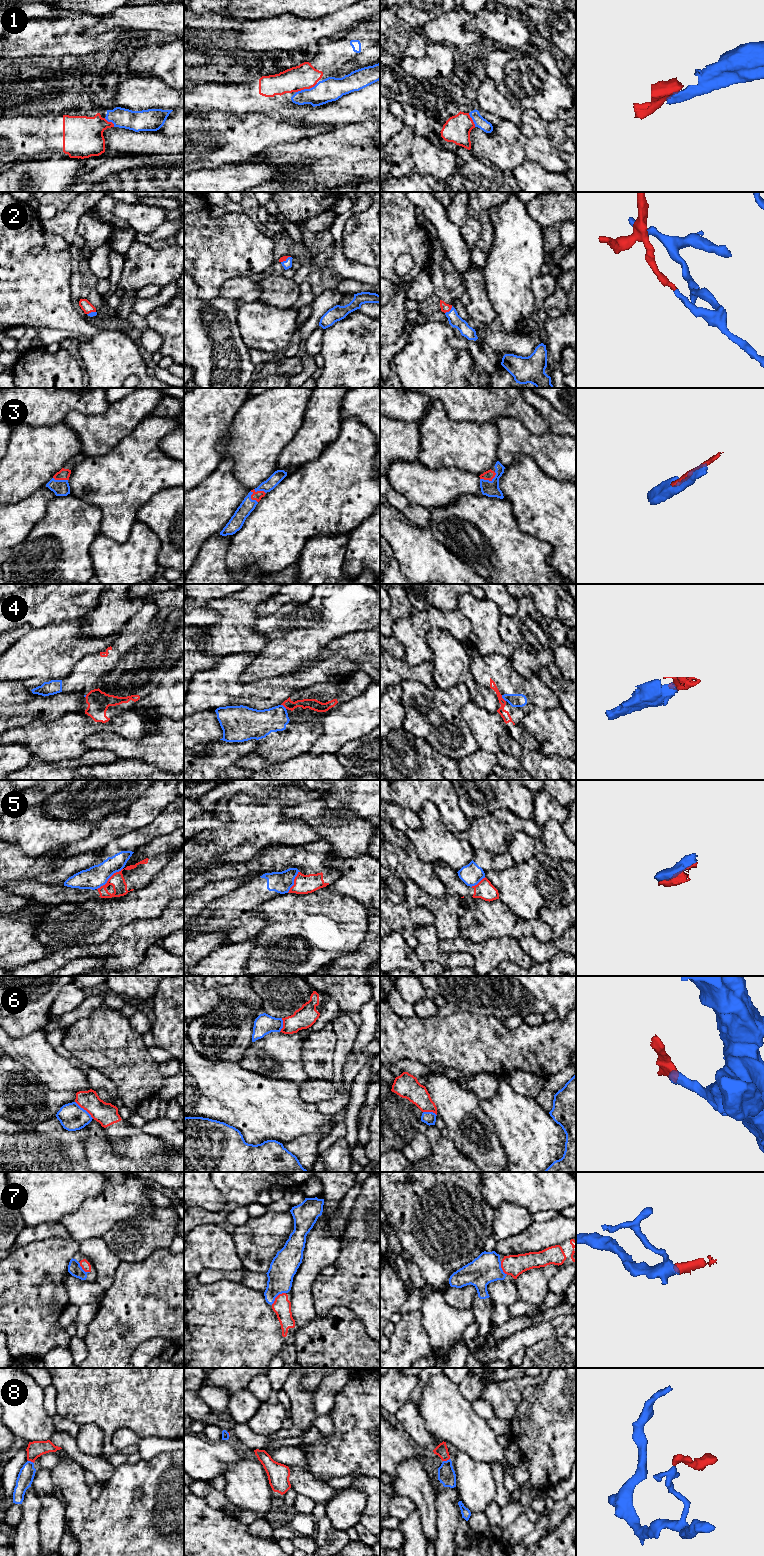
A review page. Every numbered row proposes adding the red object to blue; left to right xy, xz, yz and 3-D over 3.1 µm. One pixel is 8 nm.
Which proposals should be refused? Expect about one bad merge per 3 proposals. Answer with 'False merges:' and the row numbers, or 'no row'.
False merges: 5, 6

